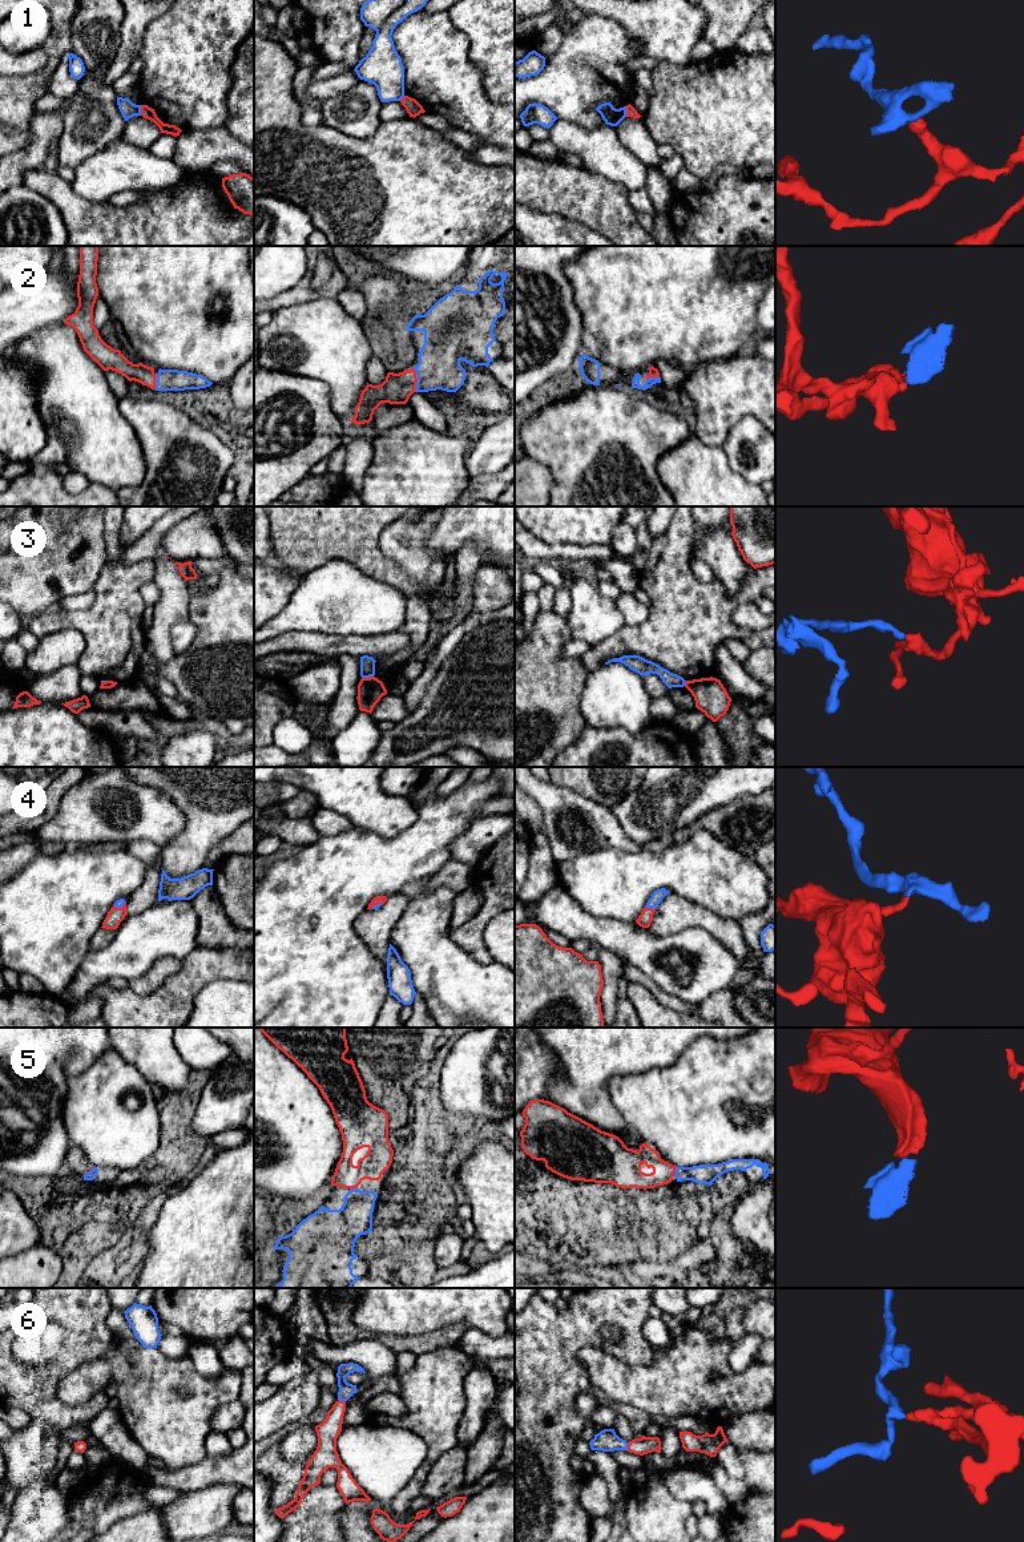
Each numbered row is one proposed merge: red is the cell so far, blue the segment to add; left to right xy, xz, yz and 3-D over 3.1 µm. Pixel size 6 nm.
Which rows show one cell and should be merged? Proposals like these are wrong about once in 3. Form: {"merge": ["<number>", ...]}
{"merge": ["2", "4", "5", "6"]}

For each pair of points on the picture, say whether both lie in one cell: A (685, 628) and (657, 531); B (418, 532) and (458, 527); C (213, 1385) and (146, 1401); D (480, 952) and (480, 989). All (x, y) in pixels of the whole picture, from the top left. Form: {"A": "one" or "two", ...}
{"A": "two", "B": "two", "C": "one", "D": "two"}

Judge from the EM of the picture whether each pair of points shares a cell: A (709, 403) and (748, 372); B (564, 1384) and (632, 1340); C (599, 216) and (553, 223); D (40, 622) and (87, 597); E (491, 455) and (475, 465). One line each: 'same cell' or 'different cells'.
A: same cell
B: same cell
C: different cells
D: different cells
E: same cell

